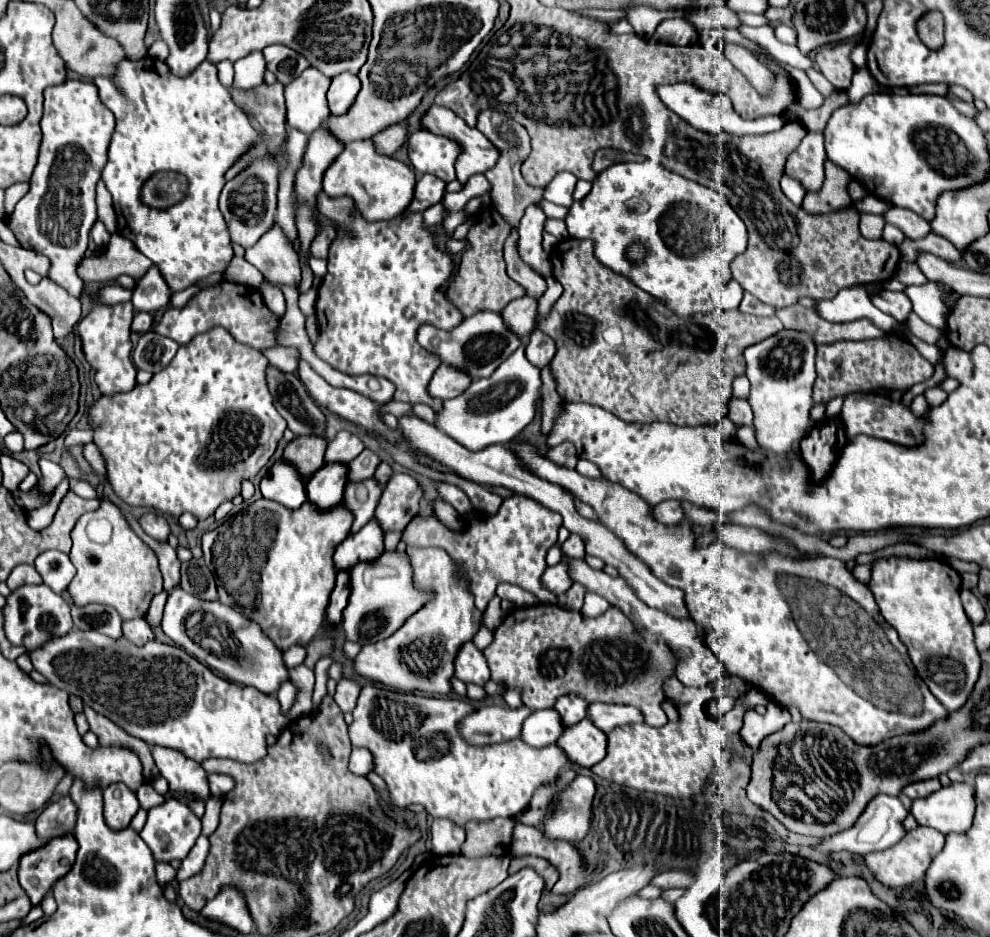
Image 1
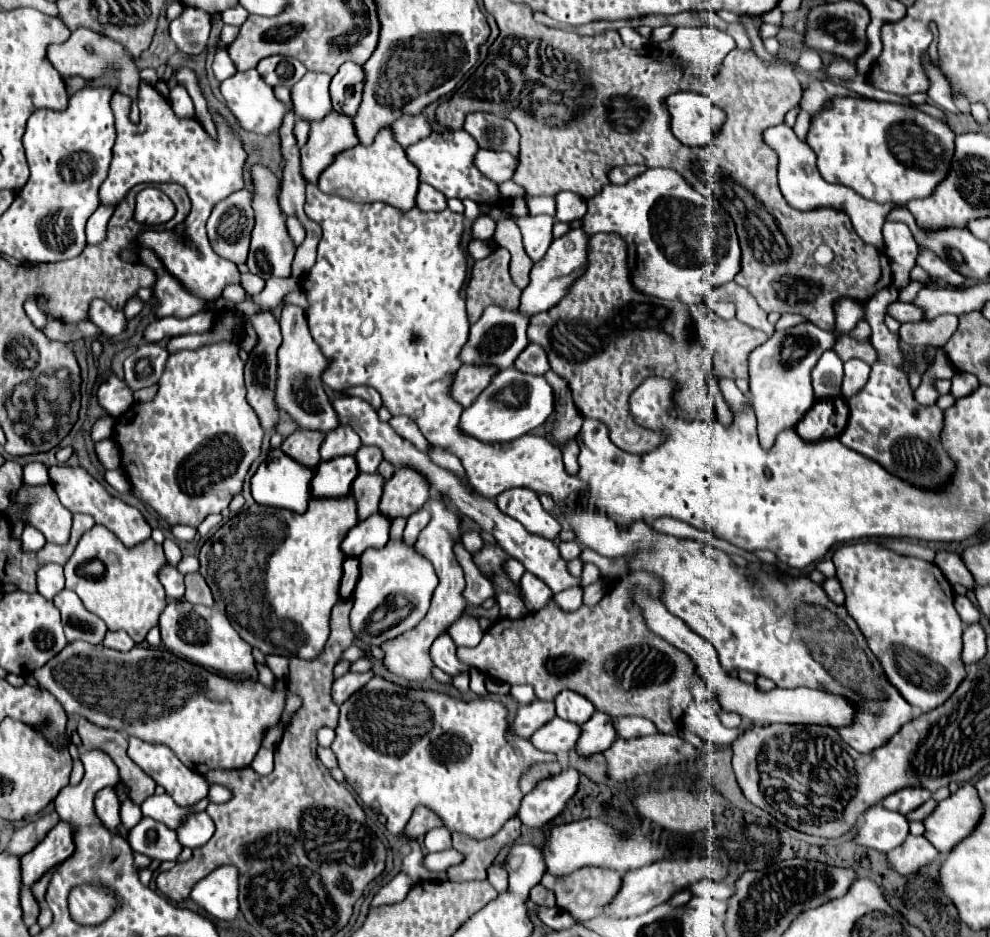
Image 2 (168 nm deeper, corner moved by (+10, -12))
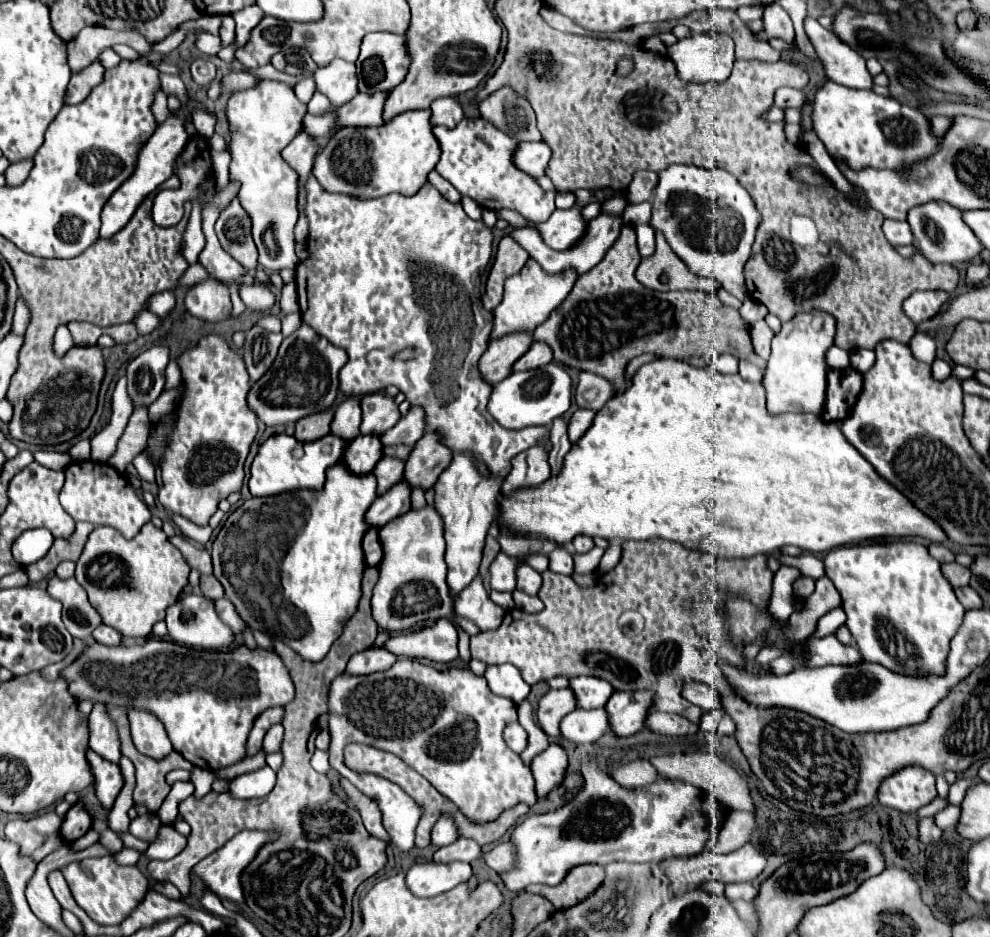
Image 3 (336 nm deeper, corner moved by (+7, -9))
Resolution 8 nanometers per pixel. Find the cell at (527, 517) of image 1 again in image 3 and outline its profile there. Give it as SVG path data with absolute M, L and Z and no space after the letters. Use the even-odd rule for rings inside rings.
M532 446L512 458L512 470L504 480L502 492L512 492L524 486L538 486L550 476L548 450L544 446Z

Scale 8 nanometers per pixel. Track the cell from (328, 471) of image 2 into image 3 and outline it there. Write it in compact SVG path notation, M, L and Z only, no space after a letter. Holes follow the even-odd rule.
M360 434L346 448L342 462L354 474L368 474L368 472L372 472L372 466L376 466L376 462L380 458L382 458L380 438L374 436L374 434L370 434L370 436Z

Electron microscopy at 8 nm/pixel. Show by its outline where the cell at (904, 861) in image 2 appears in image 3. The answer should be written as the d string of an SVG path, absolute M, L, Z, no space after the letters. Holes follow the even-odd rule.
M934 816L920 820L920 840L922 842L936 842L942 836L942 830L934 824Z

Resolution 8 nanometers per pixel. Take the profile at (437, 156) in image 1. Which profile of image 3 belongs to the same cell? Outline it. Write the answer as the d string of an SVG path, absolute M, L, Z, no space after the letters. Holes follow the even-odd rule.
M464 118L454 128L436 126L434 134L442 148L442 156L436 164L436 170L444 178L448 178L460 190L462 196L474 198L482 208L488 210L514 210L534 224L548 220L550 214L556 210L556 192L542 190L536 178L518 170L512 162L520 140L504 134L502 130L496 130L496 126L484 122L484 118Z

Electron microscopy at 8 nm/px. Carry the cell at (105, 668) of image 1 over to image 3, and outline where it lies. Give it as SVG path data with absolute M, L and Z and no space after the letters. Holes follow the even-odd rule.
M152 638L144 646L104 646L94 642L60 674L68 678L70 692L78 700L90 698L108 706L136 706L154 712L164 724L174 750L194 766L214 772L242 760L248 732L258 714L272 706L286 706L294 698L294 684L278 654L260 646L250 650L246 644L236 644L226 652L210 652L160 638Z

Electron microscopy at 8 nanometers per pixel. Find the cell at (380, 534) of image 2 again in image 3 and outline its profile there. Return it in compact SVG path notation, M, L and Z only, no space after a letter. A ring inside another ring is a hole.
M406 480L396 482L396 486L392 486L388 492L376 498L376 502L370 506L366 514L366 522L370 526L380 528L388 524L390 520L394 520L396 516L402 516L404 512L408 512L410 510L410 492L412 492L412 486L408 486Z

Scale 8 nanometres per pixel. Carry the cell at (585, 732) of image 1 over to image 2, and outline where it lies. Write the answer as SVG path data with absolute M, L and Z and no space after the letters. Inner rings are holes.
M593 713L593 717L581 725L581 737L577 739L575 751L579 757L591 757L595 753L603 753L617 739L613 717L605 713Z

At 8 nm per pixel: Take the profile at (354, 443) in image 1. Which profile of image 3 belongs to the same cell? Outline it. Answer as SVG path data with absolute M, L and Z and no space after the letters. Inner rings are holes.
M350 398L344 400L336 412L334 412L334 422L332 422L332 434L340 438L350 438L354 440L360 434L360 422L362 422L362 408L360 408L360 398Z

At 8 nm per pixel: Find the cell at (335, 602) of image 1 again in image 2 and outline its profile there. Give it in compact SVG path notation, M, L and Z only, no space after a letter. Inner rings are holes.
M349 557L343 563L343 575L340 582L340 599L345 601L352 596L353 590L359 578L359 559L358 557Z

